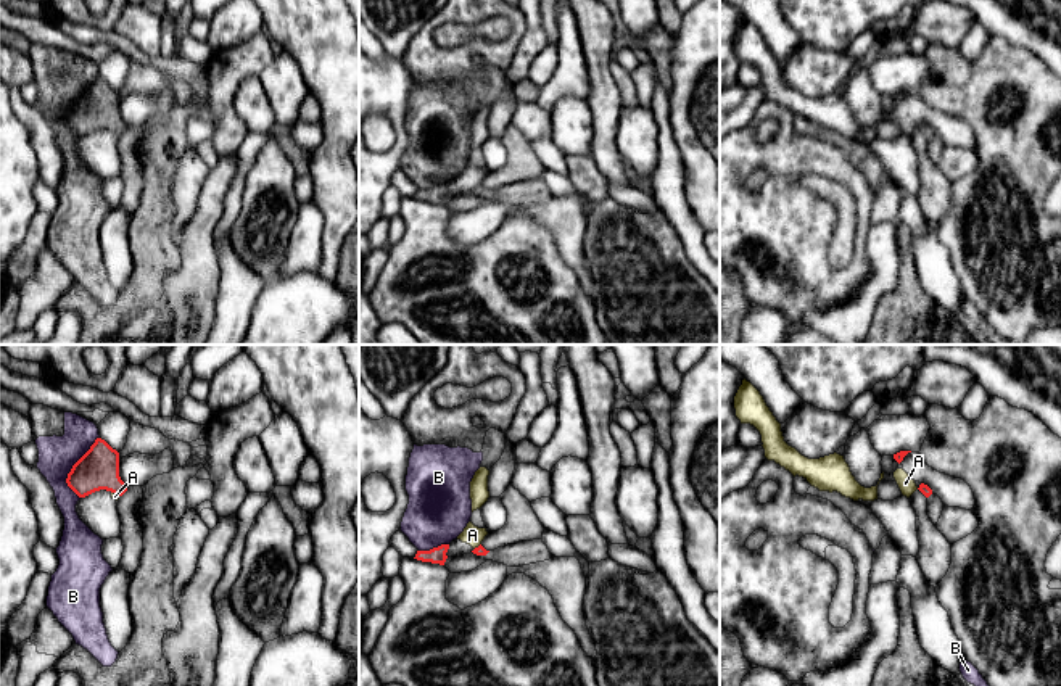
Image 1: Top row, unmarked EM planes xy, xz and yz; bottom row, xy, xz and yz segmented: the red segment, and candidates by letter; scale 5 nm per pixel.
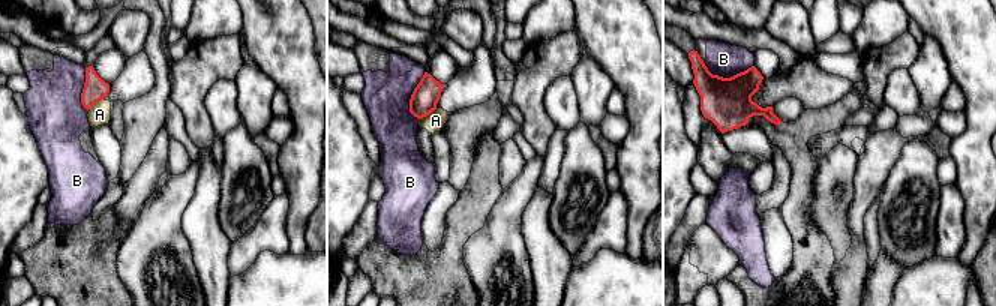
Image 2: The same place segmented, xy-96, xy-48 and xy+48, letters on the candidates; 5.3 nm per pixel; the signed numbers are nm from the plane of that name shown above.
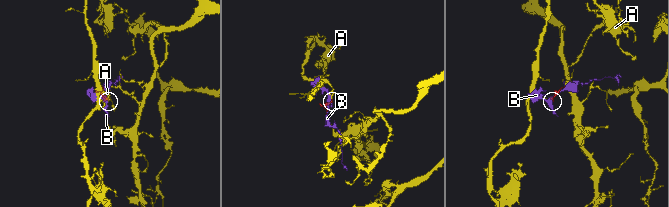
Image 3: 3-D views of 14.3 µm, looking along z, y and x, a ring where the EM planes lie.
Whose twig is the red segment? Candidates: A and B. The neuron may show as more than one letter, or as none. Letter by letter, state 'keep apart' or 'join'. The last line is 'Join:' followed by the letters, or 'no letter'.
A: keep apart
B: keep apart
Join: no letter

